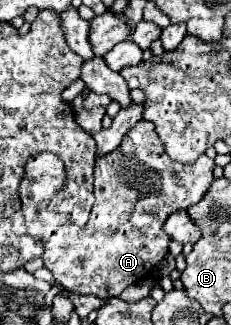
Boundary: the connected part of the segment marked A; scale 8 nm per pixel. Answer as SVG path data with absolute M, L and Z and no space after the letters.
M141 119L113 153L97 159L95 203L91 217L83 227L79 227L77 221L71 221L71 211L57 211L57 193L49 209L35 209L33 203L25 199L35 183L27 181L19 185L25 231L43 241L43 261L55 281L73 293L95 295L107 301L109 297L121 295L125 287L153 277L167 257L171 243L171 237L163 231L163 223L171 213L189 209L195 201L203 199L215 179L213 167L215 161L207 155L187 165L173 161L167 157L165 145L155 133L155 125Z

